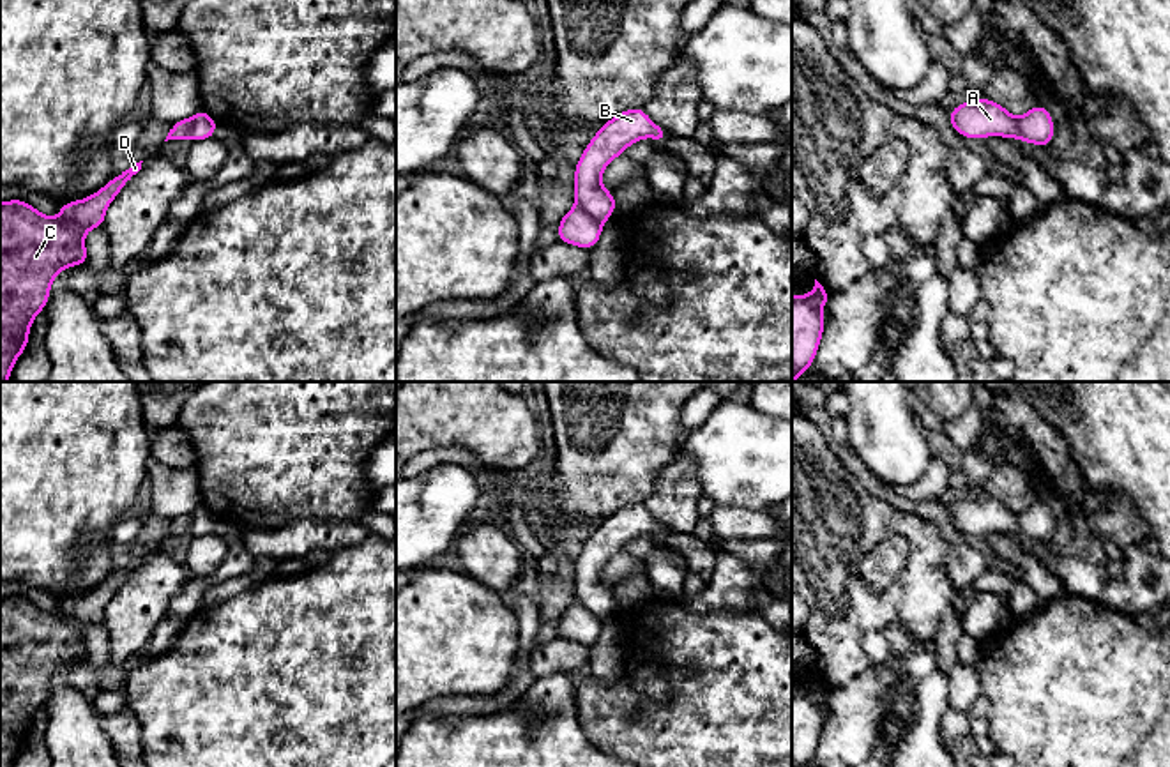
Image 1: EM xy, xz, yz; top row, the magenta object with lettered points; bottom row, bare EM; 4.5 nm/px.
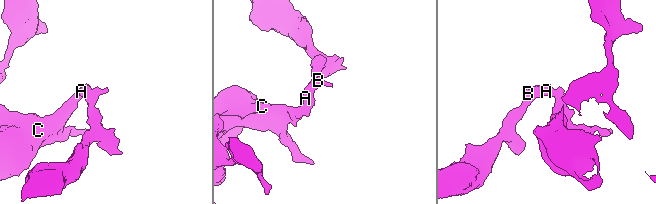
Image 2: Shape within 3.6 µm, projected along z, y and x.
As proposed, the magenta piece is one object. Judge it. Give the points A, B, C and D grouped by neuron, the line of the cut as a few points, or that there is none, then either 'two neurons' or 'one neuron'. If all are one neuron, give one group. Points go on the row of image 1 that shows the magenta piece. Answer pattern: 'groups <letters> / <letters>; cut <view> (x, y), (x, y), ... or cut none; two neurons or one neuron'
groups A B / C D; cut xz (577, 205), (601, 227); two neurons

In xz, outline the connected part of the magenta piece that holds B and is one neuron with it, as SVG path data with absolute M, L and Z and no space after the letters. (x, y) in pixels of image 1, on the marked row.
M629 108L601 124L574 166L576 207L601 226L619 209L613 191L606 191L601 186L603 171L629 145L642 138L656 138L663 145L668 140L668 131L656 125L643 108Z

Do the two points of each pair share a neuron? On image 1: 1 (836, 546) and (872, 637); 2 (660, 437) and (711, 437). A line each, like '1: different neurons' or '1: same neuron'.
1: different neurons
2: different neurons

